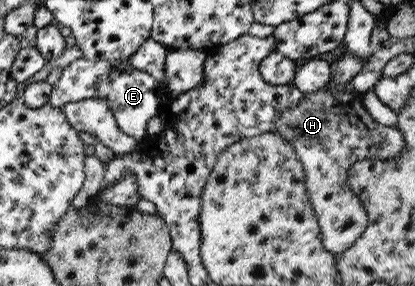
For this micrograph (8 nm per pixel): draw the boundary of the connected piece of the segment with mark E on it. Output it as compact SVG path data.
M80 57L62 68L59 79L51 85L47 103L61 108L65 103L80 99L105 99L118 129L136 142L147 142L149 138L145 127L149 119L158 115L159 106L163 104L160 93L156 79L130 67L127 60L89 60Z

